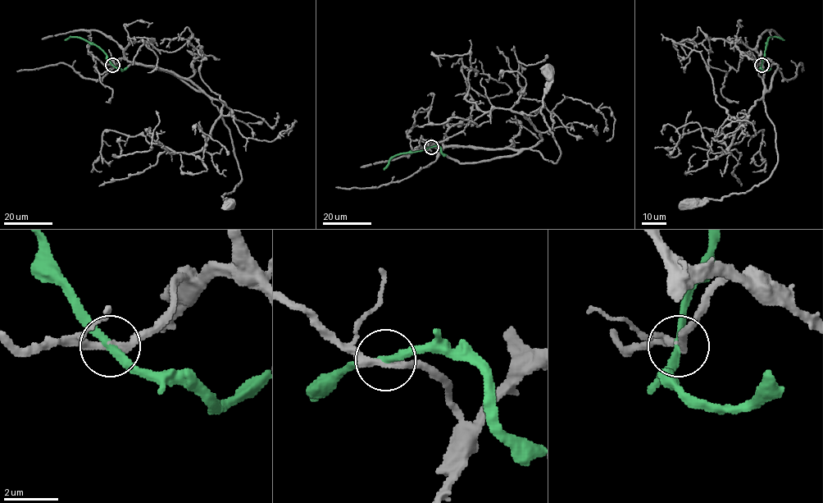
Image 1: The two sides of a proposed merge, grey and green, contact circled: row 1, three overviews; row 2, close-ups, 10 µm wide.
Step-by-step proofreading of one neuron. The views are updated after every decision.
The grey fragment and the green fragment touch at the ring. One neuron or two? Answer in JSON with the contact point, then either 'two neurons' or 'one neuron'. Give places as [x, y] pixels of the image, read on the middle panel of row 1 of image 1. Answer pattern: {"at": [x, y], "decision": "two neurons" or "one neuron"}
{"at": [431, 147], "decision": "one neuron"}

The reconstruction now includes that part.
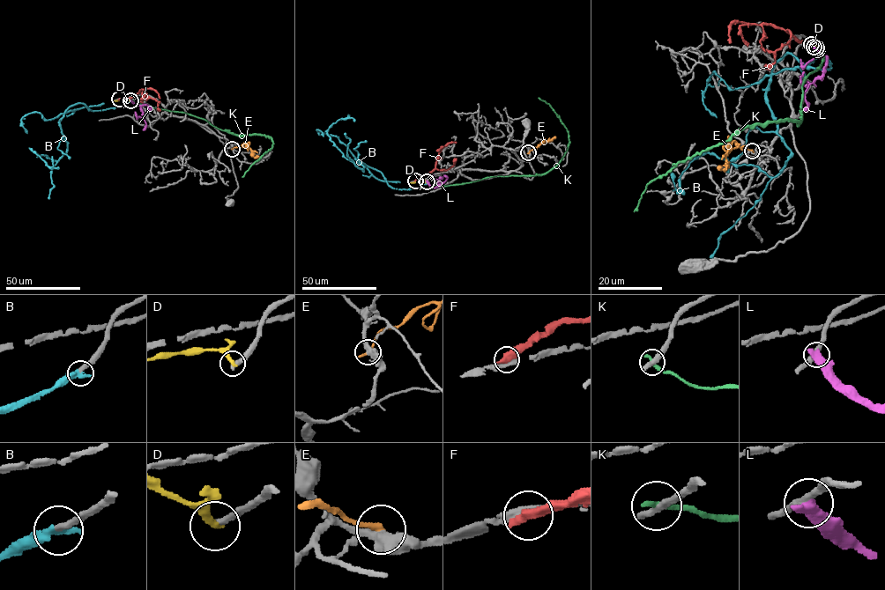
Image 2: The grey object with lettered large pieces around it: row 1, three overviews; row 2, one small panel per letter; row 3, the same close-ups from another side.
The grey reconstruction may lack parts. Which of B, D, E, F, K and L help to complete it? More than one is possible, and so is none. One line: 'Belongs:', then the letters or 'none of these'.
Belongs: B

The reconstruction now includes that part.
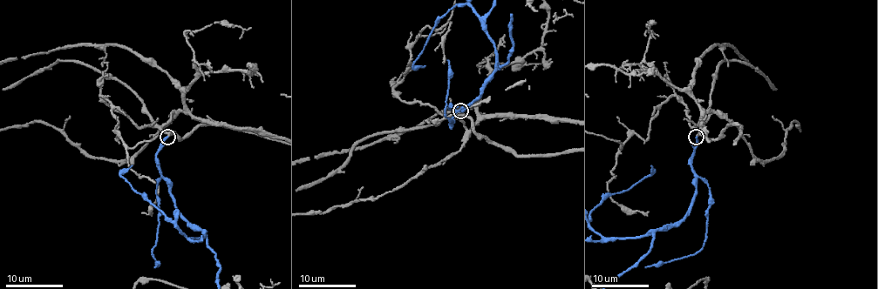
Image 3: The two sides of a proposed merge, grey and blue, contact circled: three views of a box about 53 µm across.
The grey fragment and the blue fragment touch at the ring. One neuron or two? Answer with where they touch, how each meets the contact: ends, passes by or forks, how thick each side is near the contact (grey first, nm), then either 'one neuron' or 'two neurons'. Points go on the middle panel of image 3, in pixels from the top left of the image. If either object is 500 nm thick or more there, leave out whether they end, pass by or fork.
at (460, 110); grey passes by; blue ends there; 240 nm thick on the grey side, 280 nm on the other; one neuron

